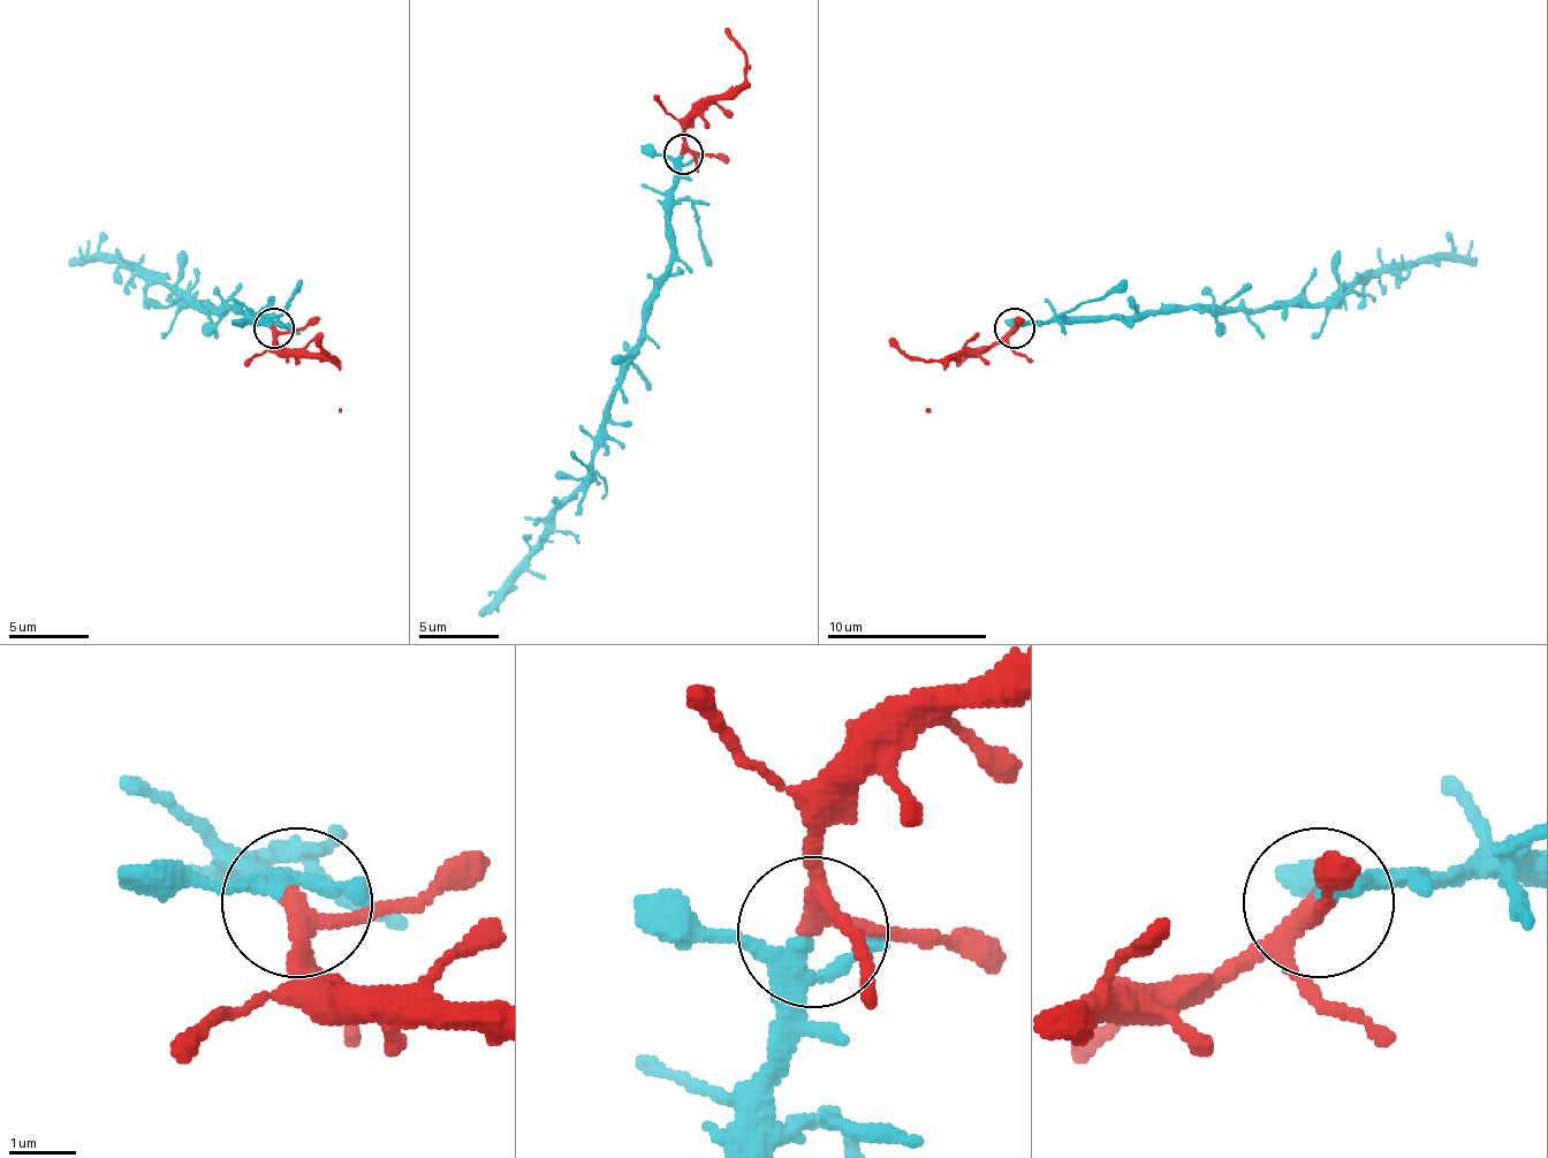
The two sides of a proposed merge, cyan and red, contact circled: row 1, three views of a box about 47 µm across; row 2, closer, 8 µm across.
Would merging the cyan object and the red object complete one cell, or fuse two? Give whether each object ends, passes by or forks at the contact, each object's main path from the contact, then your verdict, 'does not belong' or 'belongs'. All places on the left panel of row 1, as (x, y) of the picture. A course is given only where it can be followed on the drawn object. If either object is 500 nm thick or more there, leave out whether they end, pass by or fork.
cyan forks there; red forks there; cyan runs (274, 327), (251, 311), (182, 303), (146, 271), (106, 259), (78, 259), (70, 267); red runs (274, 327), (279, 347), (335, 360), (315, 339); belongs

